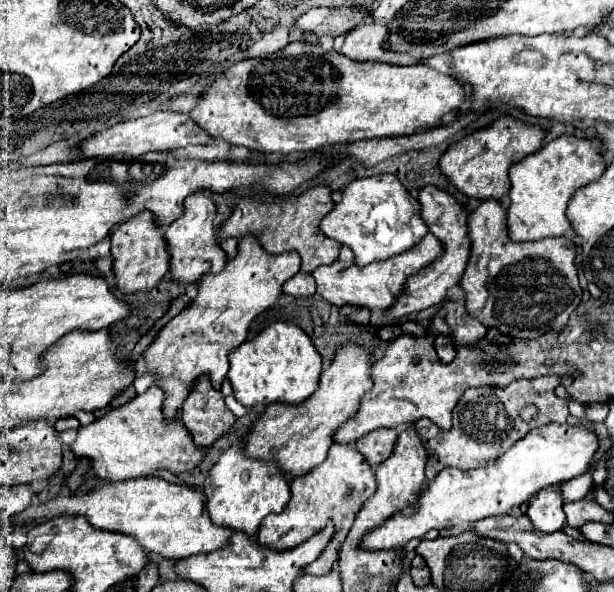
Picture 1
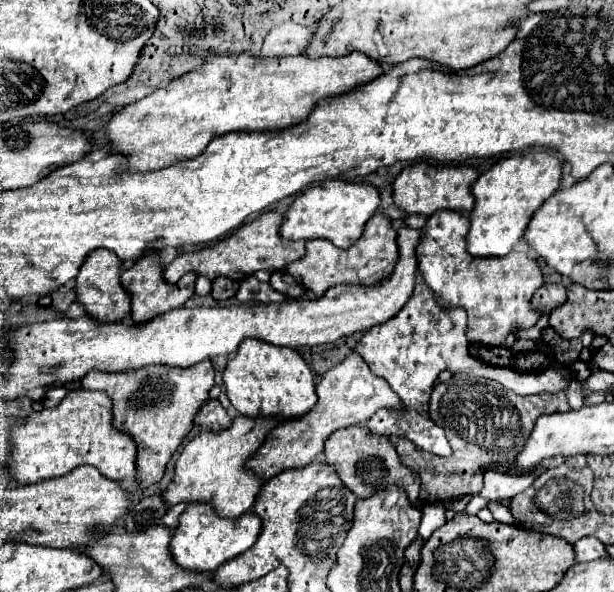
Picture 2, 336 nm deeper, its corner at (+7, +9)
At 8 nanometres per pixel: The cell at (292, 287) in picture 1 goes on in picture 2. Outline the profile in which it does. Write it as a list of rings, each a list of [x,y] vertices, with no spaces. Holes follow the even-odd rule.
[[[249,276],[241,282],[237,298],[241,302],[283,302],[285,294],[271,288],[269,282],[259,282],[255,276]]]

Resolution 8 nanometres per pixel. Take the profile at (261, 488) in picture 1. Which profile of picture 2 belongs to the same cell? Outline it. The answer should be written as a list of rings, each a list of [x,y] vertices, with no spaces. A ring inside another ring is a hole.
[[[191,502],[179,518],[179,526],[171,540],[171,554],[179,566],[191,572],[215,572],[223,562],[239,556],[251,548],[259,536],[261,518],[245,512],[237,518],[221,518],[213,506],[205,502]]]

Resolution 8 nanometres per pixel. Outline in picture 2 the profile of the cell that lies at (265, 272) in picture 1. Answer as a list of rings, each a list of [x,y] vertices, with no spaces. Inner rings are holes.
[[[211,360],[199,362],[189,370],[177,370],[169,366],[143,366],[137,370],[125,370],[119,374],[105,374],[105,370],[91,370],[81,386],[87,390],[105,390],[113,400],[113,424],[133,434],[137,444],[137,476],[141,486],[155,484],[163,478],[165,464],[179,448],[181,440],[193,428],[193,416],[199,406],[209,400],[209,390],[215,384],[215,368]]]

